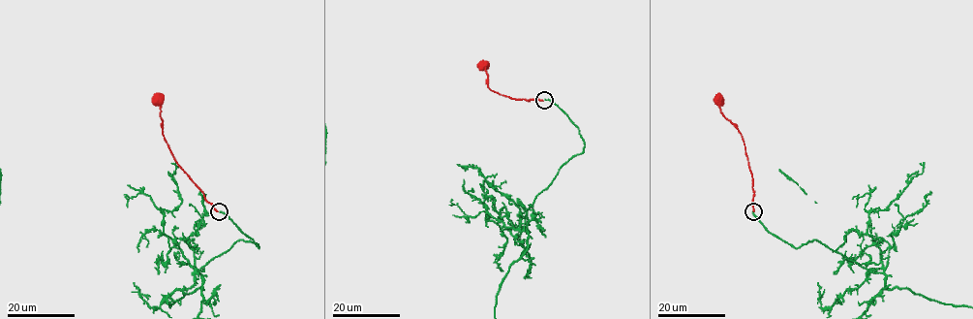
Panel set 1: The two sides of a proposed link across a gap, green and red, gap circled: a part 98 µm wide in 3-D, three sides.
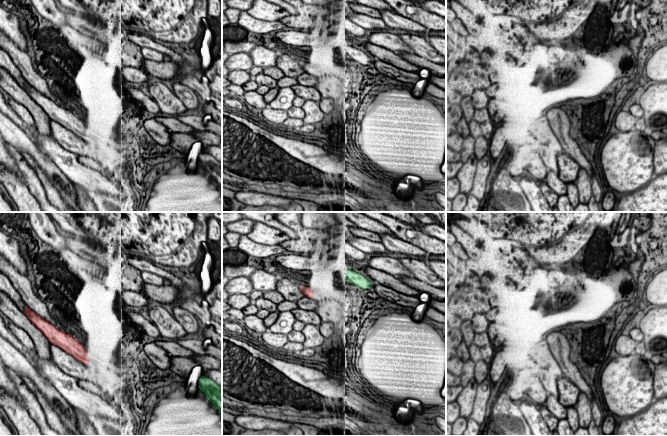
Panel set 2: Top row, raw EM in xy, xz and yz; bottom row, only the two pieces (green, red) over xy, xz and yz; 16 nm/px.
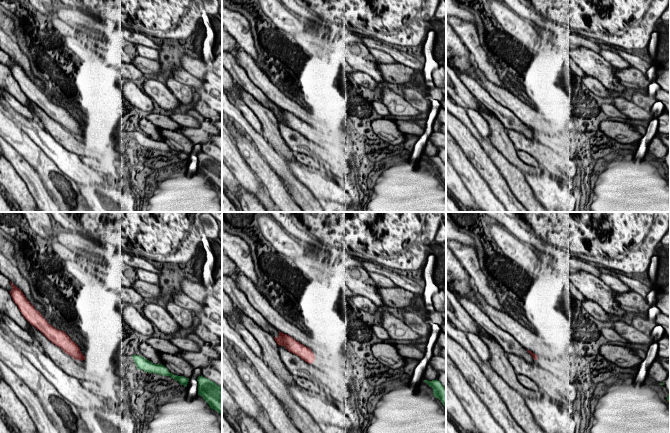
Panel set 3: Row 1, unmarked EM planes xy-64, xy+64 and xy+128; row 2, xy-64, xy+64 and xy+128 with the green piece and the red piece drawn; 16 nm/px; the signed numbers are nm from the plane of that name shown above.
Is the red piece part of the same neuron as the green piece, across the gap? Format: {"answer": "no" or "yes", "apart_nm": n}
{"answer": "no", "apart_nm": 550}

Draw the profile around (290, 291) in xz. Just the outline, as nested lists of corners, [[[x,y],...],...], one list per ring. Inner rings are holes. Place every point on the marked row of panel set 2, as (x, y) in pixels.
[[[280,276],[277,281],[276,291],[278,291],[285,300],[296,302],[305,297],[299,285],[293,283],[289,278]]]

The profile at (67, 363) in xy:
[[[50,345],[52,361],[67,375],[77,380],[87,380],[87,367],[58,346]]]

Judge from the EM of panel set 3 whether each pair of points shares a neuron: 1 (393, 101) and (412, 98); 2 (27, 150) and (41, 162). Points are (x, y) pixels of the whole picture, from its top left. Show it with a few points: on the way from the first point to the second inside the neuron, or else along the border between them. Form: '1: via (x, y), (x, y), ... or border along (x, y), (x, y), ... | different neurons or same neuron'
1: border along (402, 96), (420, 111) | different neurons
2: via (30, 151), (38, 159) | same neuron

